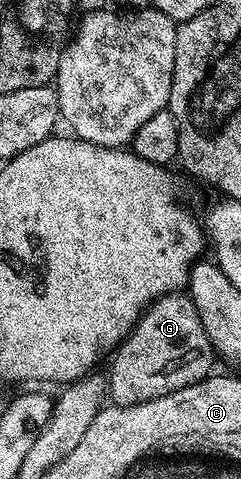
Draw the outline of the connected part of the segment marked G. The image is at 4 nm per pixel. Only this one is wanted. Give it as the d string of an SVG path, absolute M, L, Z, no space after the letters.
M174 293L159 297L145 310L112 359L113 368L107 372L107 391L114 404L126 407L203 381L214 370L215 352L188 294Z

